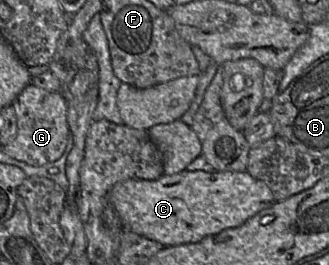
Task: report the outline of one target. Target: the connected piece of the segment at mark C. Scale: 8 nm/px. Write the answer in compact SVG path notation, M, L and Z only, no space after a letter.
M188 171L162 175L156 180L127 179L117 182L108 199L122 225L164 247L196 243L204 237L242 225L275 202L270 188L246 171Z

